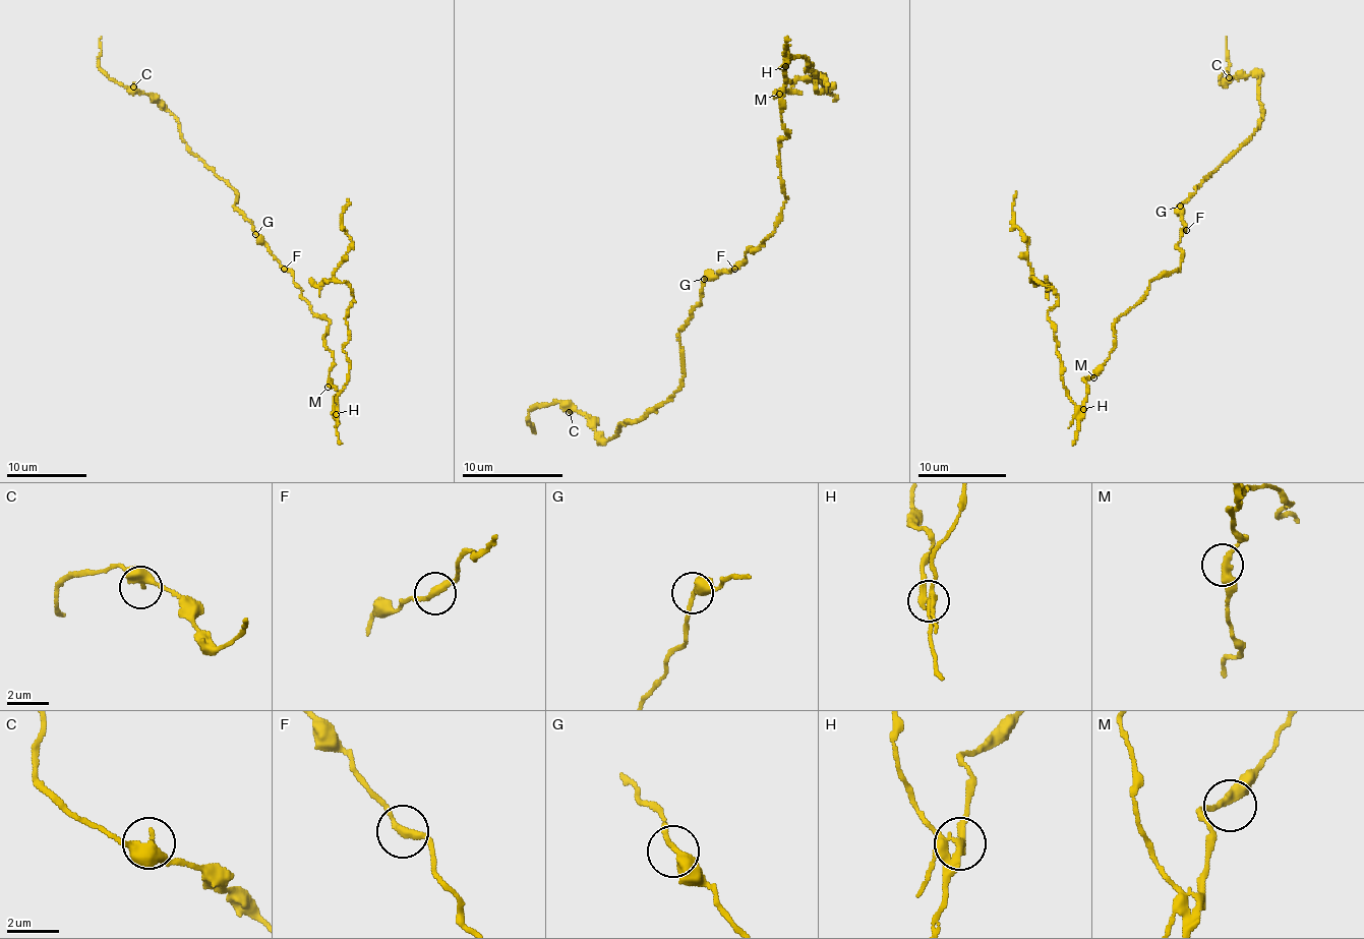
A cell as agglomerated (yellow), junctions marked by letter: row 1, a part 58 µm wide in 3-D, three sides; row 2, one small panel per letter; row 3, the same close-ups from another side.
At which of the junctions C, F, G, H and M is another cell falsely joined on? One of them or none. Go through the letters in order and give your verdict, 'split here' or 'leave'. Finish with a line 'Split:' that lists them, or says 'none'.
C: leave
F: leave
G: leave
H: split here
M: leave
Split: H

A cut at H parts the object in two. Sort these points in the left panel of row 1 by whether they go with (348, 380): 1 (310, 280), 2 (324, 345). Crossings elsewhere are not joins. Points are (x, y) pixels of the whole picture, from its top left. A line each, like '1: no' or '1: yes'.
1: yes
2: no

